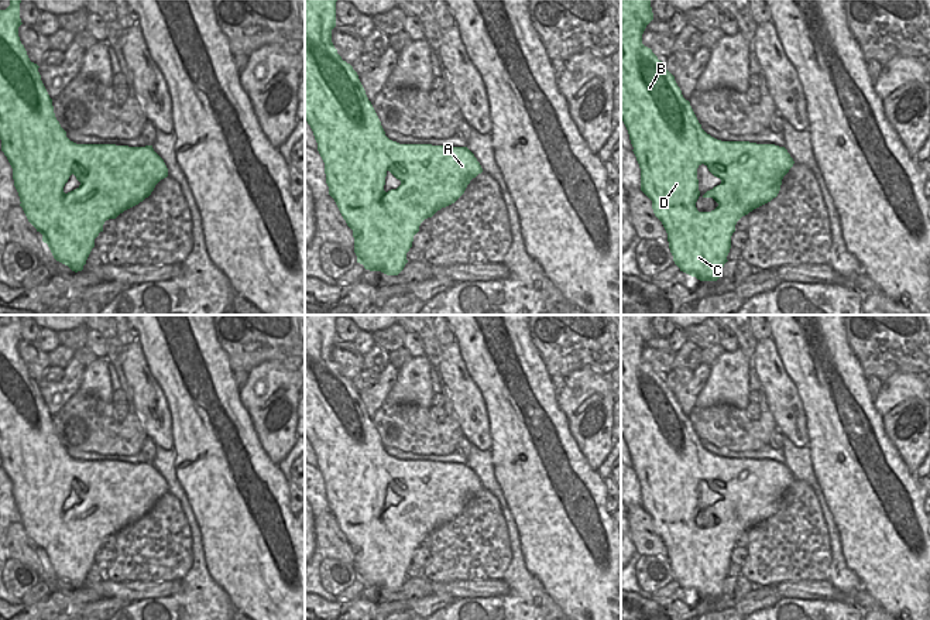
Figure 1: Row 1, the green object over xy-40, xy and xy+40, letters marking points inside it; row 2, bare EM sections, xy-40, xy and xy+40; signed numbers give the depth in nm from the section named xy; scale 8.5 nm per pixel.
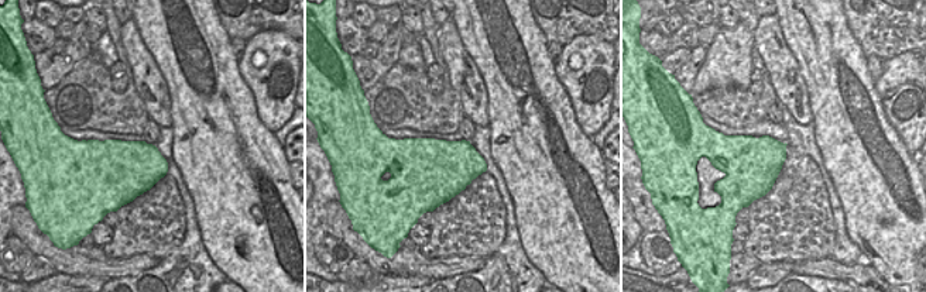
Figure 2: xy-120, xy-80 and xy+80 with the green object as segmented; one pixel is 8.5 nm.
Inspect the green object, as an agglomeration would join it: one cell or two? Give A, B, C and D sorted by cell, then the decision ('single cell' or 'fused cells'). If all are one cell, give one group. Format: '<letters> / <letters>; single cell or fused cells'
A B C D; single cell

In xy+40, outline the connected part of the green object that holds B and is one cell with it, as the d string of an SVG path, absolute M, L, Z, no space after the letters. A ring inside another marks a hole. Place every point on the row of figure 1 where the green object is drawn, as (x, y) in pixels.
M621 0L621 120L641 168L641 191L652 201L653 213L668 233L675 264L700 281L717 281L728 261L737 222L778 196L782 179L795 161L785 147L721 141L707 134L675 76L642 44L642 34L652 20L651 0ZM701 164L721 179L703 195L718 203L711 212L696 208L700 196L697 168Z

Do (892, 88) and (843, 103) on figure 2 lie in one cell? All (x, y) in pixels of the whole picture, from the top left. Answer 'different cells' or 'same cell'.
different cells

